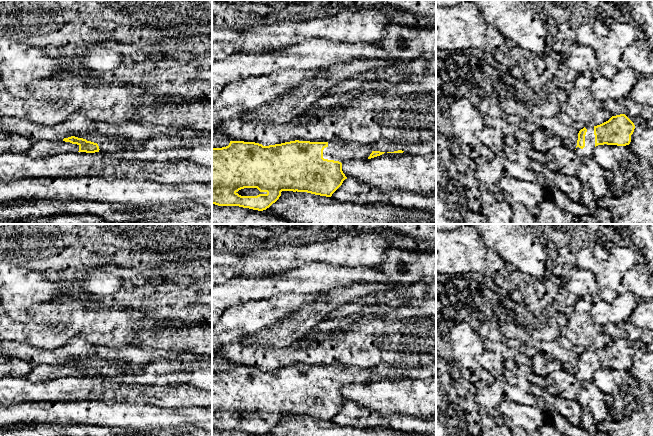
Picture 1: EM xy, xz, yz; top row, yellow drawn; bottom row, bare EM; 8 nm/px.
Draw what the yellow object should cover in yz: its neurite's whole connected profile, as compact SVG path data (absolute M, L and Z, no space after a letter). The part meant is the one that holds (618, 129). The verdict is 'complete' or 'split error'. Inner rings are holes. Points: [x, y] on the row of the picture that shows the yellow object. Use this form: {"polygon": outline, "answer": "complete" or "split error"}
{"polygon": "M625 114L612 116L608 121L597 126L585 126L578 133L575 152L580 157L593 157L594 148L598 145L629 145L634 129L634 123Z", "answer": "split error"}

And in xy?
{"polygon": "M157 135L146 141L140 149L116 149L114 151L103 151L97 143L75 136L64 138L63 141L77 144L78 152L105 152L113 158L157 162L201 161L199 150L188 147L178 136Z", "answer": "split error"}

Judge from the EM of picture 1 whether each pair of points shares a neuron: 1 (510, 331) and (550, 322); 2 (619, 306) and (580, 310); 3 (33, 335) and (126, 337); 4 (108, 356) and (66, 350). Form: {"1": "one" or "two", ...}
{"1": "one", "2": "two", "3": "one", "4": "one"}

